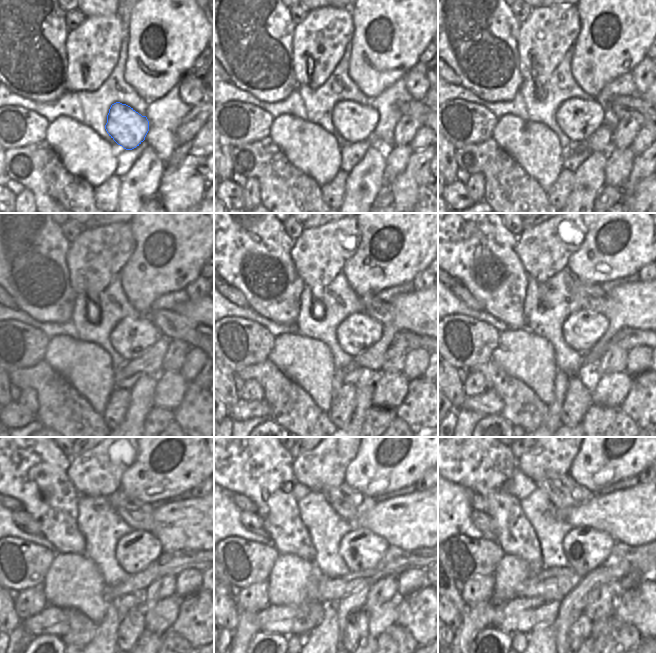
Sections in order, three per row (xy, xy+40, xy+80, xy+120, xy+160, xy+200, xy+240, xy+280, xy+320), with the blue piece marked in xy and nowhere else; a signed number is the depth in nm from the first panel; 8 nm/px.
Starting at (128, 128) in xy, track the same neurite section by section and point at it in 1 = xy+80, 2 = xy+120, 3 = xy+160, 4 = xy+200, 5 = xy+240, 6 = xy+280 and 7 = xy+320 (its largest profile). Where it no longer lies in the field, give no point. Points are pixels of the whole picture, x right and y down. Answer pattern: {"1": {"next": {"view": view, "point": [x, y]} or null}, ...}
{"1": {"next": {"view": "xy+80", "point": [577, 118]}}, "2": {"next": {"view": "xy+120", "point": [132, 337]}}, "3": {"next": {"view": "xy+160", "point": [358, 332]}}, "4": {"next": {"view": "xy+200", "point": [582, 329]}}, "5": {"next": {"view": "xy+240", "point": [136, 550]}}, "6": {"next": {"view": "xy+280", "point": [360, 549]}}, "7": {"next": {"view": "xy+320", "point": [586, 549]}}}

